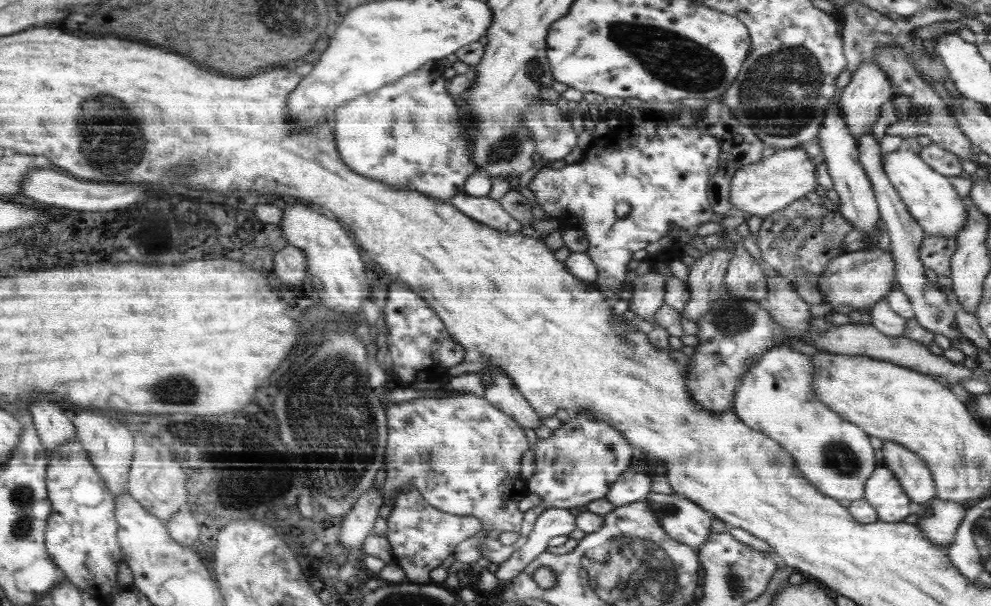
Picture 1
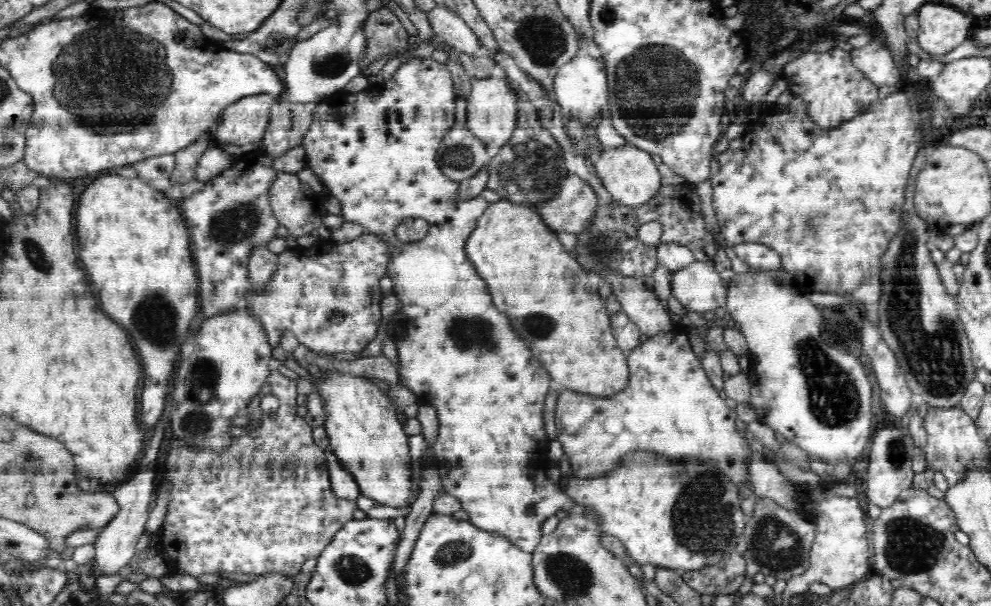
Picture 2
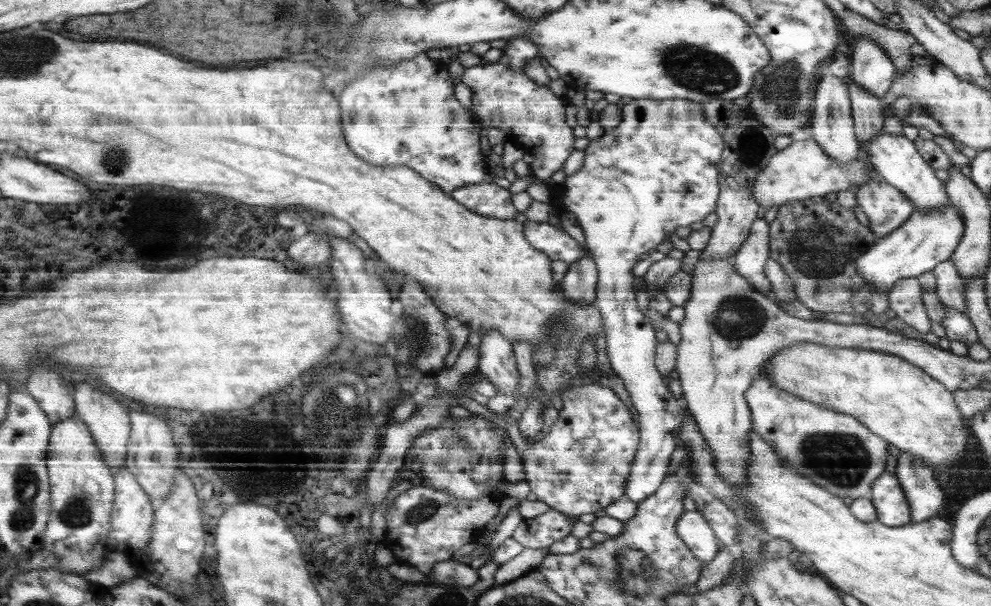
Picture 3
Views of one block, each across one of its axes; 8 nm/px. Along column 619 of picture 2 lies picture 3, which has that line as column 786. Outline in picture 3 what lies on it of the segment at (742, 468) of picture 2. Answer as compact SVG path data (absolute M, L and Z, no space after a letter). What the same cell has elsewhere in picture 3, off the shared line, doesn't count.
M767 378L753 380L745 392L745 400L753 410L753 432L777 452L785 466L793 468L813 484L833 492L839 498L871 498L873 482L885 470L887 440L873 434L853 416L845 416L809 400L781 392Z

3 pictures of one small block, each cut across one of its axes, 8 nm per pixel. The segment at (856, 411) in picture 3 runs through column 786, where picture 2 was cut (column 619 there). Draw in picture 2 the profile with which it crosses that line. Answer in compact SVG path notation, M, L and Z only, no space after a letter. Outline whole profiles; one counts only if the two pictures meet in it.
M508 200L490 204L480 216L474 232L468 236L464 252L470 264L474 264L474 270L486 280L496 308L508 314L510 324L516 330L516 336L528 346L532 356L540 360L540 364L554 380L556 388L564 392L608 398L622 392L628 386L628 354L618 348L612 336L612 314L606 310L604 300L592 292L588 272L584 272L578 260L574 260L562 248L558 236L546 226L542 216L534 208L514 204Z

